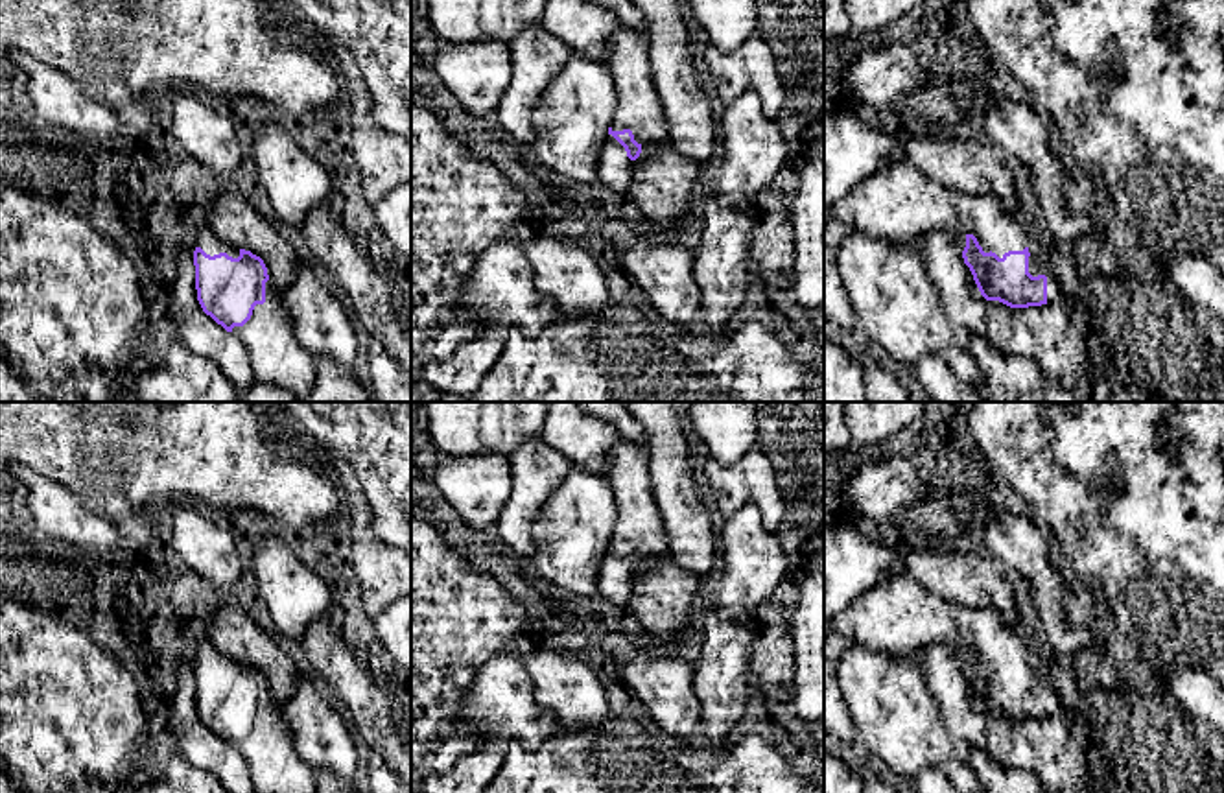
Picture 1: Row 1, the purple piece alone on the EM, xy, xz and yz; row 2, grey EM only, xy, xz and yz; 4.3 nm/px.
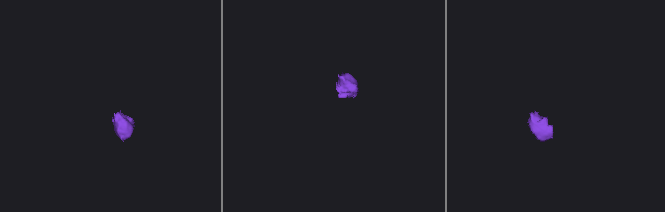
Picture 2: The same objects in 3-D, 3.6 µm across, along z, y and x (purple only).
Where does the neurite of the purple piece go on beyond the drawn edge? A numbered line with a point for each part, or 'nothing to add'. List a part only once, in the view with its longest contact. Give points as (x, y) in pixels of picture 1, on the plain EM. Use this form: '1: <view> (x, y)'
1: yz (898, 616)

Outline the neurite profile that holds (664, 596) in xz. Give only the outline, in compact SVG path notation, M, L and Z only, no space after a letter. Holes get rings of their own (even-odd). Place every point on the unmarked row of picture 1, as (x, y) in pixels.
M669 555L641 559L632 574L629 612L640 621L643 638L656 644L677 644L678 636L697 627L697 594L700 577L682 570Z

